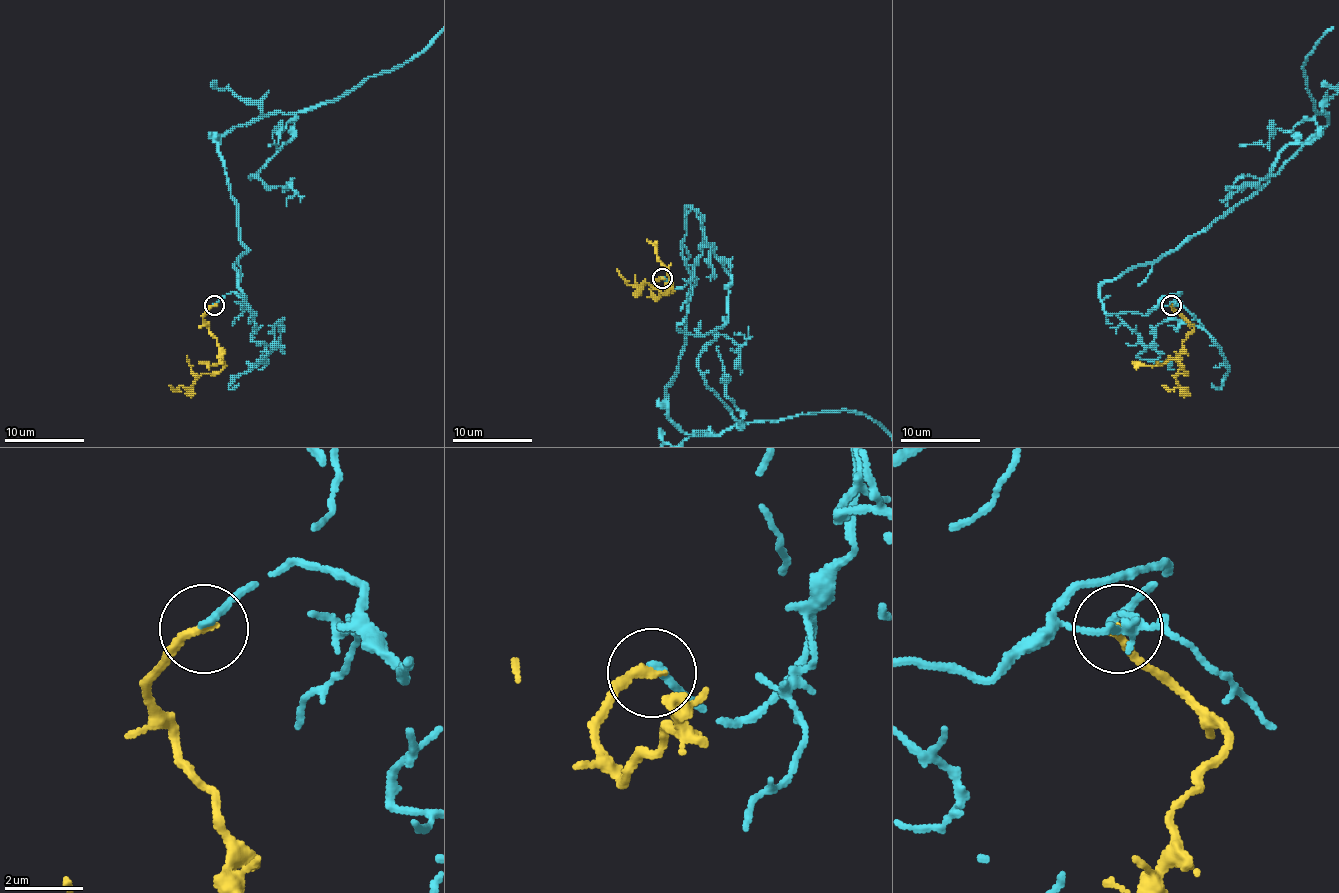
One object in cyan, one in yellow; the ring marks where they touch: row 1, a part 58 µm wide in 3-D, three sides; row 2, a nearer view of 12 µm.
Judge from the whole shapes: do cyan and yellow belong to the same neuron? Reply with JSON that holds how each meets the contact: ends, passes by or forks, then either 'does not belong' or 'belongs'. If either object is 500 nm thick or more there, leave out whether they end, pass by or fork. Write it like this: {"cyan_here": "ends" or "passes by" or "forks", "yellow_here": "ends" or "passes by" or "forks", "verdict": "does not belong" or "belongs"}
{"cyan_here": "ends", "yellow_here": "ends", "verdict": "does not belong"}

